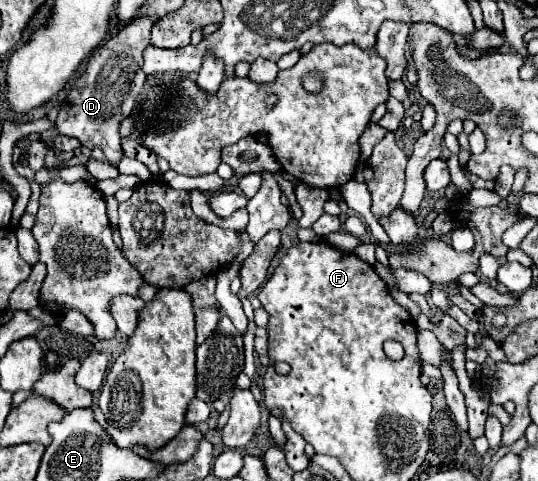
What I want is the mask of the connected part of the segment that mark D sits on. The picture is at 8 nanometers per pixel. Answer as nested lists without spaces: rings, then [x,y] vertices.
[[[154,16],[136,18],[124,30],[104,42],[104,46],[100,46],[96,54],[92,54],[86,72],[72,84],[66,96],[66,106],[58,112],[58,134],[78,138],[86,148],[102,148],[106,160],[110,162],[118,162],[122,158],[120,124],[130,116],[134,102],[146,84],[146,74],[142,70],[142,52],[150,44],[150,30],[154,22]]]

